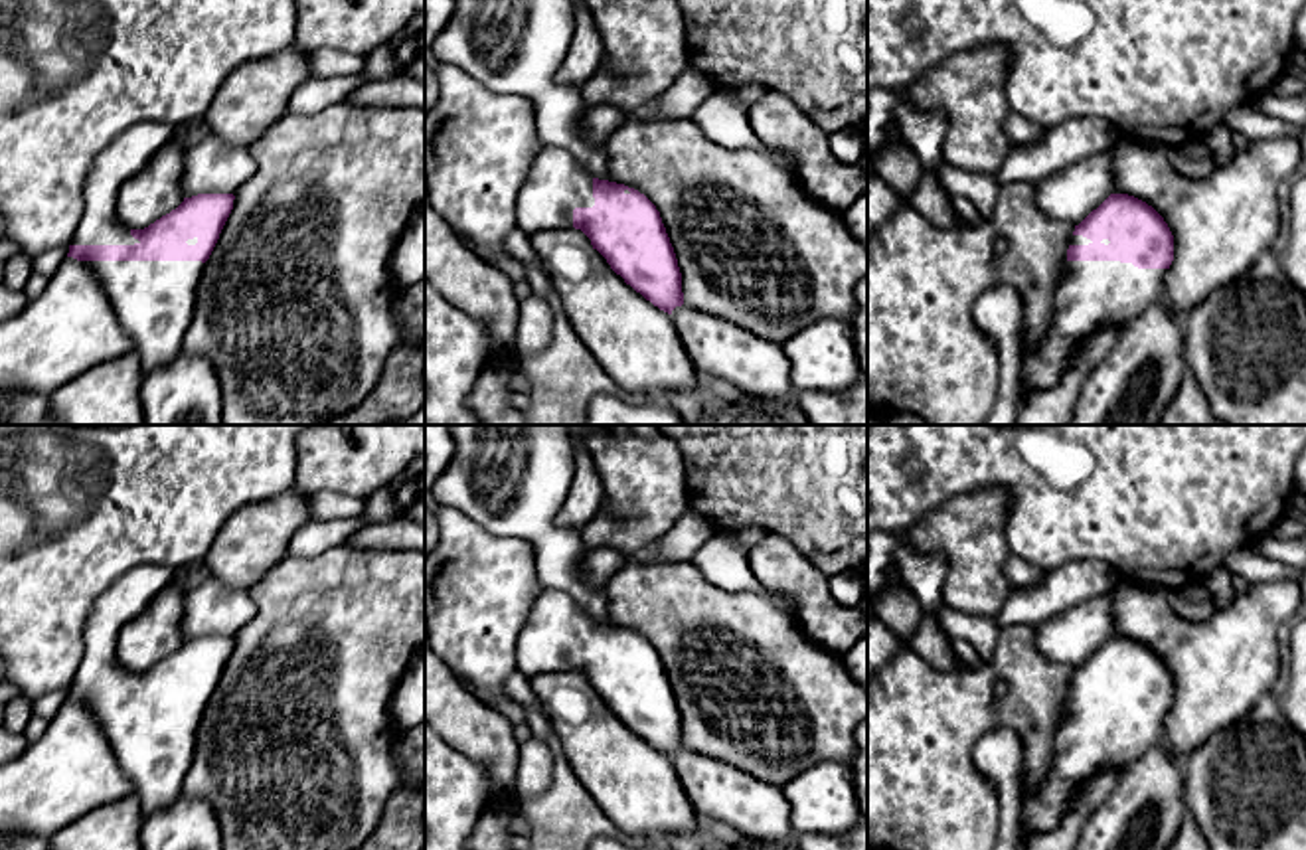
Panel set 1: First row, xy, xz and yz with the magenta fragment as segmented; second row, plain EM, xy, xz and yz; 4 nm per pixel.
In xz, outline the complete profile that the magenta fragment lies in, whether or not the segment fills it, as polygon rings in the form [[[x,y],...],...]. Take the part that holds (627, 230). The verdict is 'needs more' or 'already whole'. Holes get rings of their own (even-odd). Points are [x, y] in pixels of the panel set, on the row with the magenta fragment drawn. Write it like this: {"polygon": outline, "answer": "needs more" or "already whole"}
{"polygon": [[[541,146],[516,196],[516,225],[528,235],[581,229],[611,269],[660,310],[684,304],[682,273],[656,206],[638,190],[593,178],[567,150]]], "answer": "needs more"}

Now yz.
{"polygon": [[[1110,194],[1079,225],[1053,295],[1045,338],[1020,364],[1018,401],[1053,387],[1077,344],[1099,328],[1130,326],[1164,293],[1174,235],[1164,217],[1128,194]]], "answer": "needs more"}

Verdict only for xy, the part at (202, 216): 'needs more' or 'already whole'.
needs more

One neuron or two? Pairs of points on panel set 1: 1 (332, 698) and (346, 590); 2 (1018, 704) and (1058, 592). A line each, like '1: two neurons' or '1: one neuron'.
1: one neuron
2: two neurons

